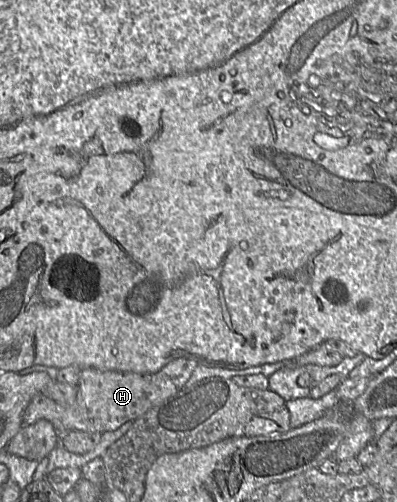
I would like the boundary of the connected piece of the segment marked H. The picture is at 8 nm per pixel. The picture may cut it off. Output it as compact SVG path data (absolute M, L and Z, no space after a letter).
M181 357L181 358L177 358L177 359L174 359L174 360L170 361L168 364L166 364L158 372L149 373L149 374L131 373L131 372L115 372L115 371L108 371L108 370L99 370L99 369L95 369L95 368L82 369L81 374L80 374L80 378L79 378L79 381L78 381L79 392L78 392L78 395L77 395L77 400L76 400L75 405L73 405L73 406L62 406L62 405L57 404L52 399L44 396L43 394L37 394L31 399L29 405L27 406L27 408L24 412L23 425L31 425L31 424L36 423L39 420L42 420L42 419L48 420L54 426L55 431L58 435L58 445L59 445L59 438L62 435L68 433L69 431L99 432L99 433L102 433L102 434L105 433L105 432L114 431L117 428L119 428L120 426L122 426L124 423L126 423L128 421L135 421L137 418L141 417L147 411L149 411L151 408L159 405L164 400L166 400L170 397L173 397L183 387L185 387L186 382L189 380L191 374L193 373L193 371L197 367L197 365L198 365L198 362L196 362L196 360L193 360L191 358Z

